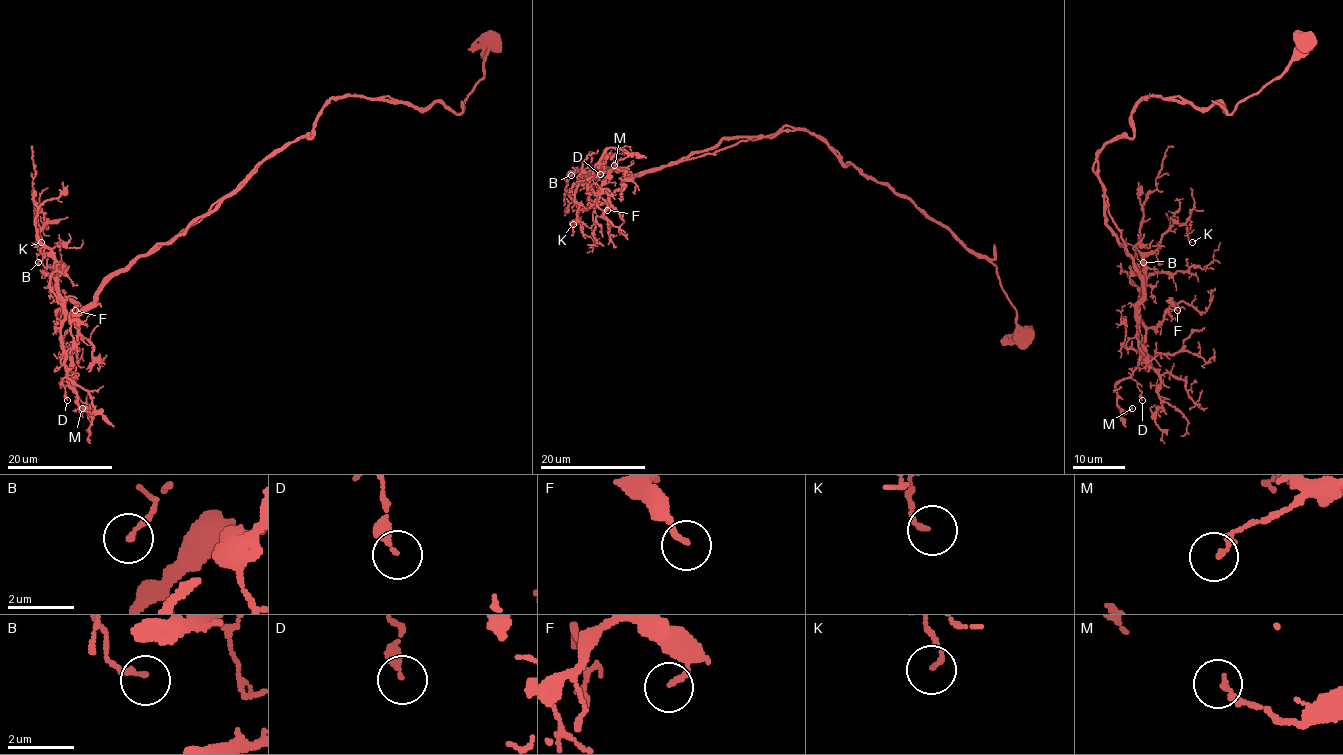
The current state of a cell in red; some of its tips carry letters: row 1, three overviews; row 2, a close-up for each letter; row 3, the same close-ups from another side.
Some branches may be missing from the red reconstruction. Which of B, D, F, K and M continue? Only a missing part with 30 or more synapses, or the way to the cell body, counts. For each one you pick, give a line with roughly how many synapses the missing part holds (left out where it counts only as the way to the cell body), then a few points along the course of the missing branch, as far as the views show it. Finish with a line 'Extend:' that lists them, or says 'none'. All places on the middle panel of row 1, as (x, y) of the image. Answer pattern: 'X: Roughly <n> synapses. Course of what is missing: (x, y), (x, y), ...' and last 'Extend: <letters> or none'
Extend: none

